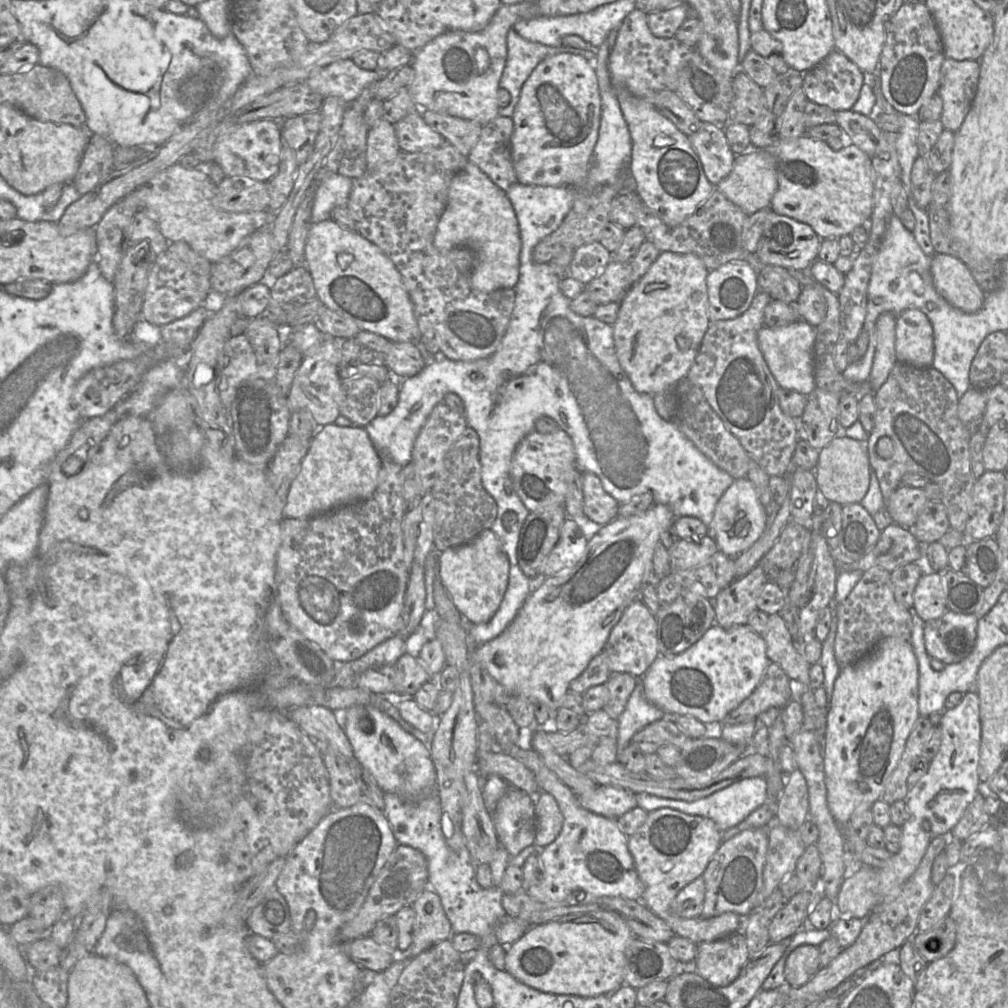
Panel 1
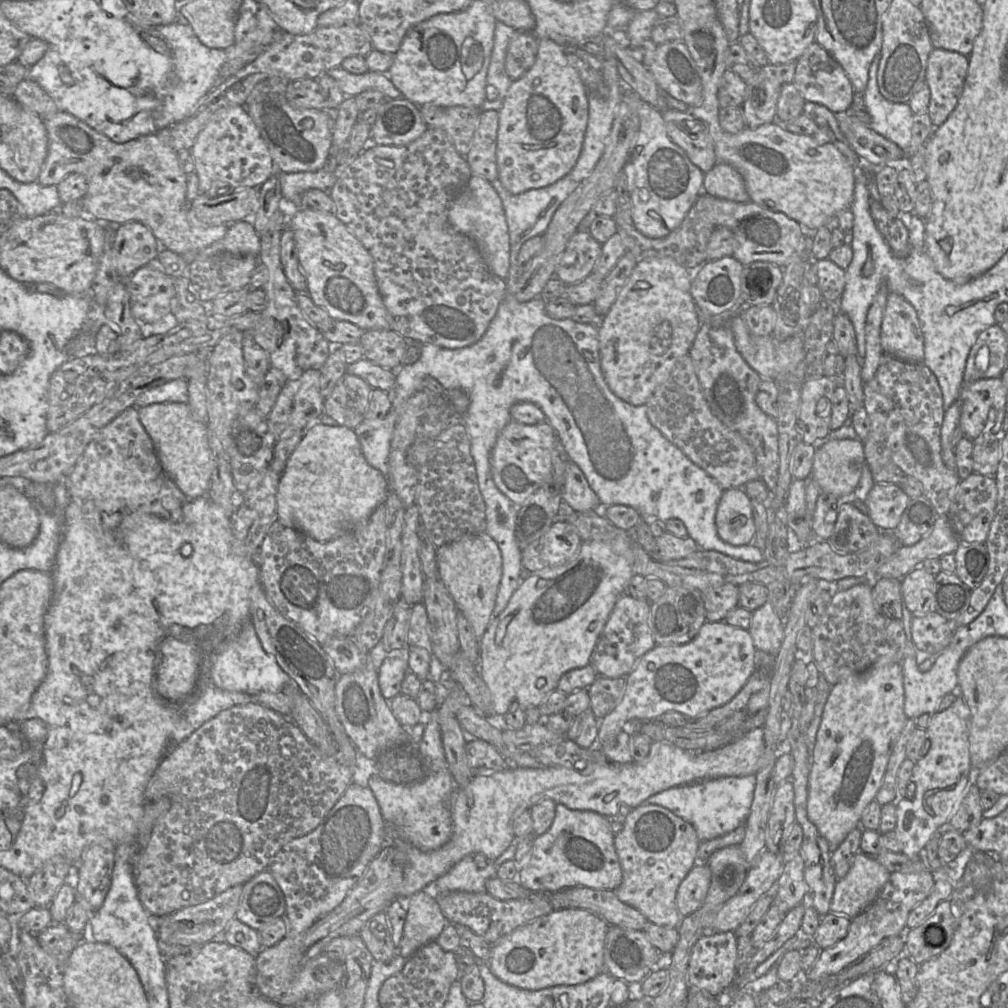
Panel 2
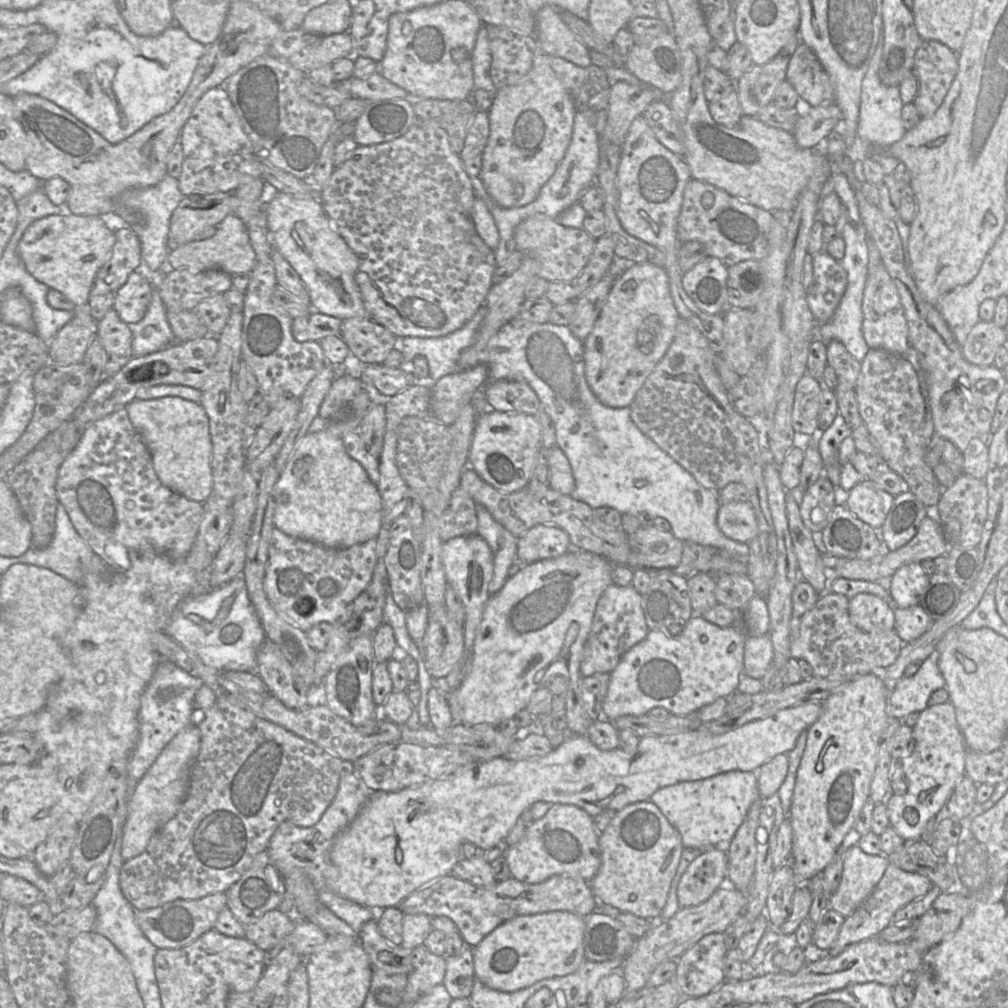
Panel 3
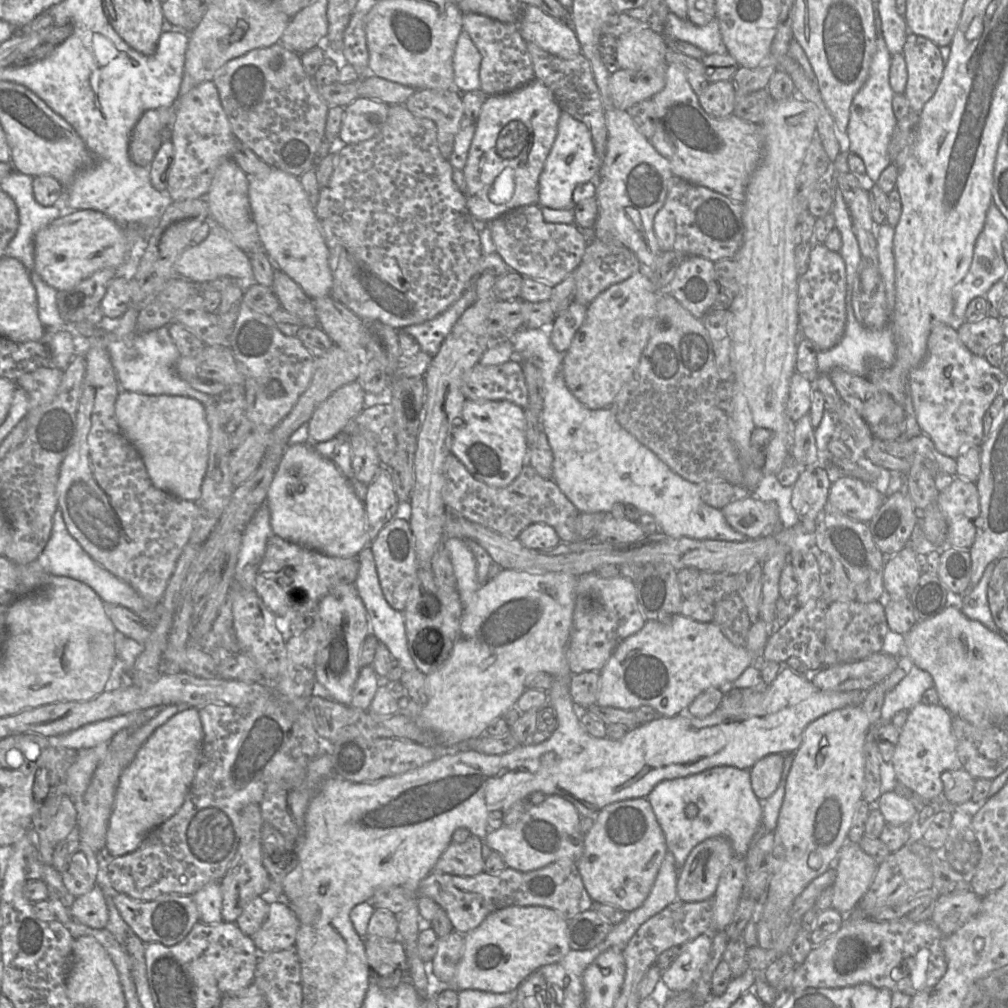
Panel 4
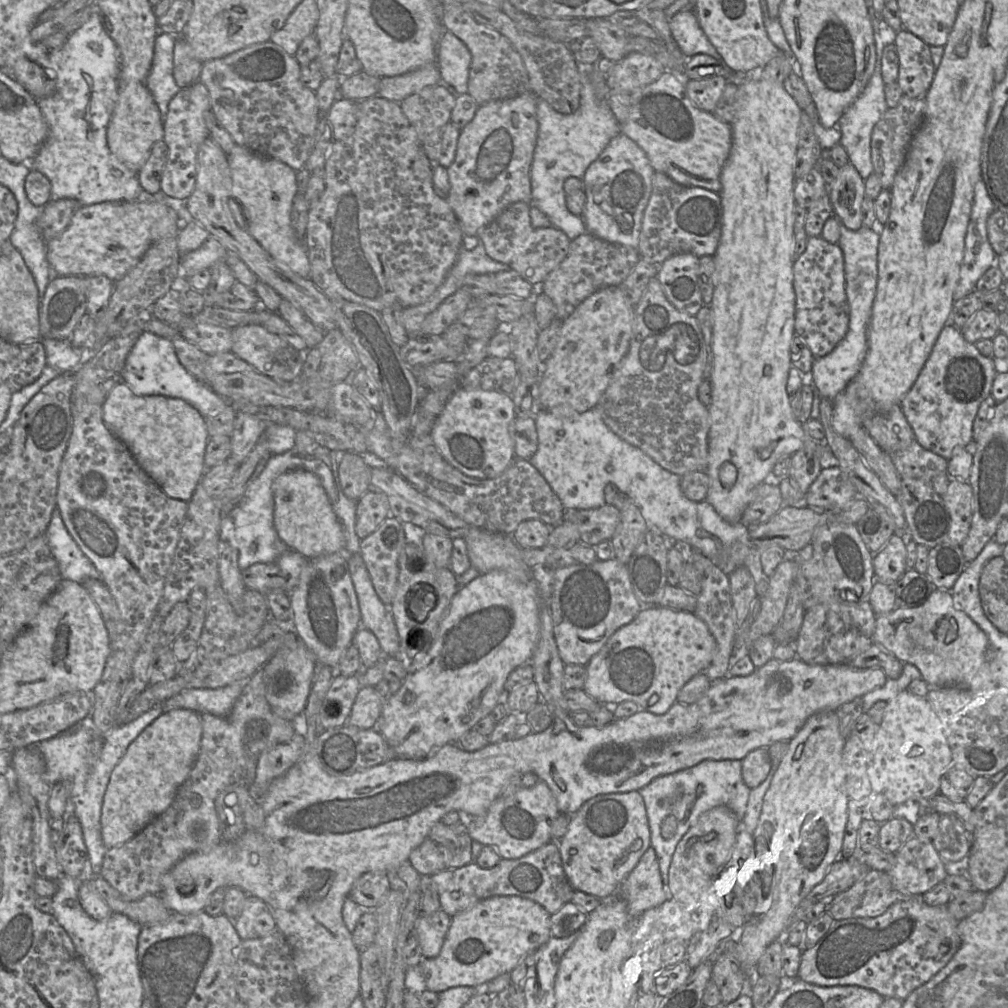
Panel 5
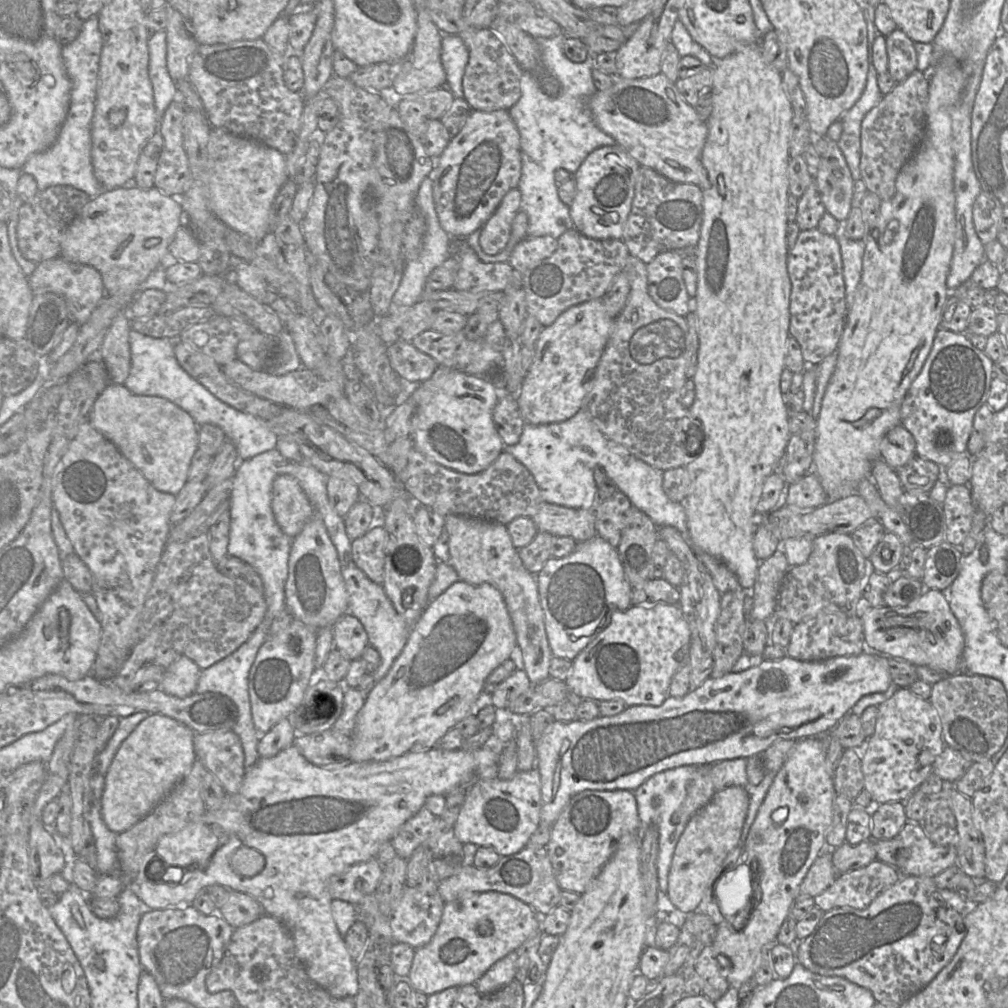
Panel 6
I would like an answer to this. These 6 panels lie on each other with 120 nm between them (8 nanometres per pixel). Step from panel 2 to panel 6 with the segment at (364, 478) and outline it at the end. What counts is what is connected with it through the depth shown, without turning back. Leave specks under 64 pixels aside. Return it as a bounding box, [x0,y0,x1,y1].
[272,474,315,538]

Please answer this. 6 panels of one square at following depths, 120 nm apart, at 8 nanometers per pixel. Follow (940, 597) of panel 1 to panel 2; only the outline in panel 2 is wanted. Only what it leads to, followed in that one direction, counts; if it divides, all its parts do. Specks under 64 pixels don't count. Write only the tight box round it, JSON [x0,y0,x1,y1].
[901,565,935,616]

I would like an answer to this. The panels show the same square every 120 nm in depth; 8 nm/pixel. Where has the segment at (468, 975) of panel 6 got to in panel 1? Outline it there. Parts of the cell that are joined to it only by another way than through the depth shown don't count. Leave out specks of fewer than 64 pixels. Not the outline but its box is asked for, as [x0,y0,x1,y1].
[506,912,634,997]

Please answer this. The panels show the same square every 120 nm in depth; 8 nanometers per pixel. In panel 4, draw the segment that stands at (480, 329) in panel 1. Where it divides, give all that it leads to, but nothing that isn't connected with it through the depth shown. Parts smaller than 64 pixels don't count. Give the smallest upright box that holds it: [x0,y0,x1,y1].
[315,104,483,330]

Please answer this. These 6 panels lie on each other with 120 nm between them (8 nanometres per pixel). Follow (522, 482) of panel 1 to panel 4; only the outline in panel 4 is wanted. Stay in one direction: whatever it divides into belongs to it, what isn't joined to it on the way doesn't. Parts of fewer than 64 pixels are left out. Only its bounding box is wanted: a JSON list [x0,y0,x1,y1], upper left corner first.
[451,400,528,488]

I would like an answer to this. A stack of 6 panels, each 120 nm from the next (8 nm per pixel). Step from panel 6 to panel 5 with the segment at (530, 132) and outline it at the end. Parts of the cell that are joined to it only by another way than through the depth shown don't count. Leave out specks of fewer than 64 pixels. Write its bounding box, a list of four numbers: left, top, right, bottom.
[530,65,620,240]

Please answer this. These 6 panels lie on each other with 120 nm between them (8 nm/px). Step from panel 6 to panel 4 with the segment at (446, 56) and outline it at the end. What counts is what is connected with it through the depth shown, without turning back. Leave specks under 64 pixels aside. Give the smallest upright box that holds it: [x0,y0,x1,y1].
[453,31,481,92]

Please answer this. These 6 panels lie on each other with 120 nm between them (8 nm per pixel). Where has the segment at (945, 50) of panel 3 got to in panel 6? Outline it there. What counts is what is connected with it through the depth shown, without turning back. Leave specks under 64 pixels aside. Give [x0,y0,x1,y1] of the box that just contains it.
[885,28,917,83]

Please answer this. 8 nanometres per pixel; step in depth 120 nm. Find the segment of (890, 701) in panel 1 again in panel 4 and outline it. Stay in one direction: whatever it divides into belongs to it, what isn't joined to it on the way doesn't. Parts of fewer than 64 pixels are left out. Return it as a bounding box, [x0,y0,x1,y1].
[756,705,872,949]

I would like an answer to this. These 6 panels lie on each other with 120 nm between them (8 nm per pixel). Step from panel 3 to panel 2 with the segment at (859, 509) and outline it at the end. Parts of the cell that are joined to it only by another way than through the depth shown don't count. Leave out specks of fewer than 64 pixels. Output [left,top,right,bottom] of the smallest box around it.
[864,484,909,532]

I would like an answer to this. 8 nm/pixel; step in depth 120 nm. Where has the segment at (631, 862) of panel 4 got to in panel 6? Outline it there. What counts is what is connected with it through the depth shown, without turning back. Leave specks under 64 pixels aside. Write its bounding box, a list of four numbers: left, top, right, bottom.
[544,789,642,895]

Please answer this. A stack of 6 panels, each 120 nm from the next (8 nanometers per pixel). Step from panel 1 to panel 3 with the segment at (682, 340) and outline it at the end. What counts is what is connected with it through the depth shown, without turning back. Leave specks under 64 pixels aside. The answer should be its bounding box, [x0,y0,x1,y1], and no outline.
[583,263,679,408]

